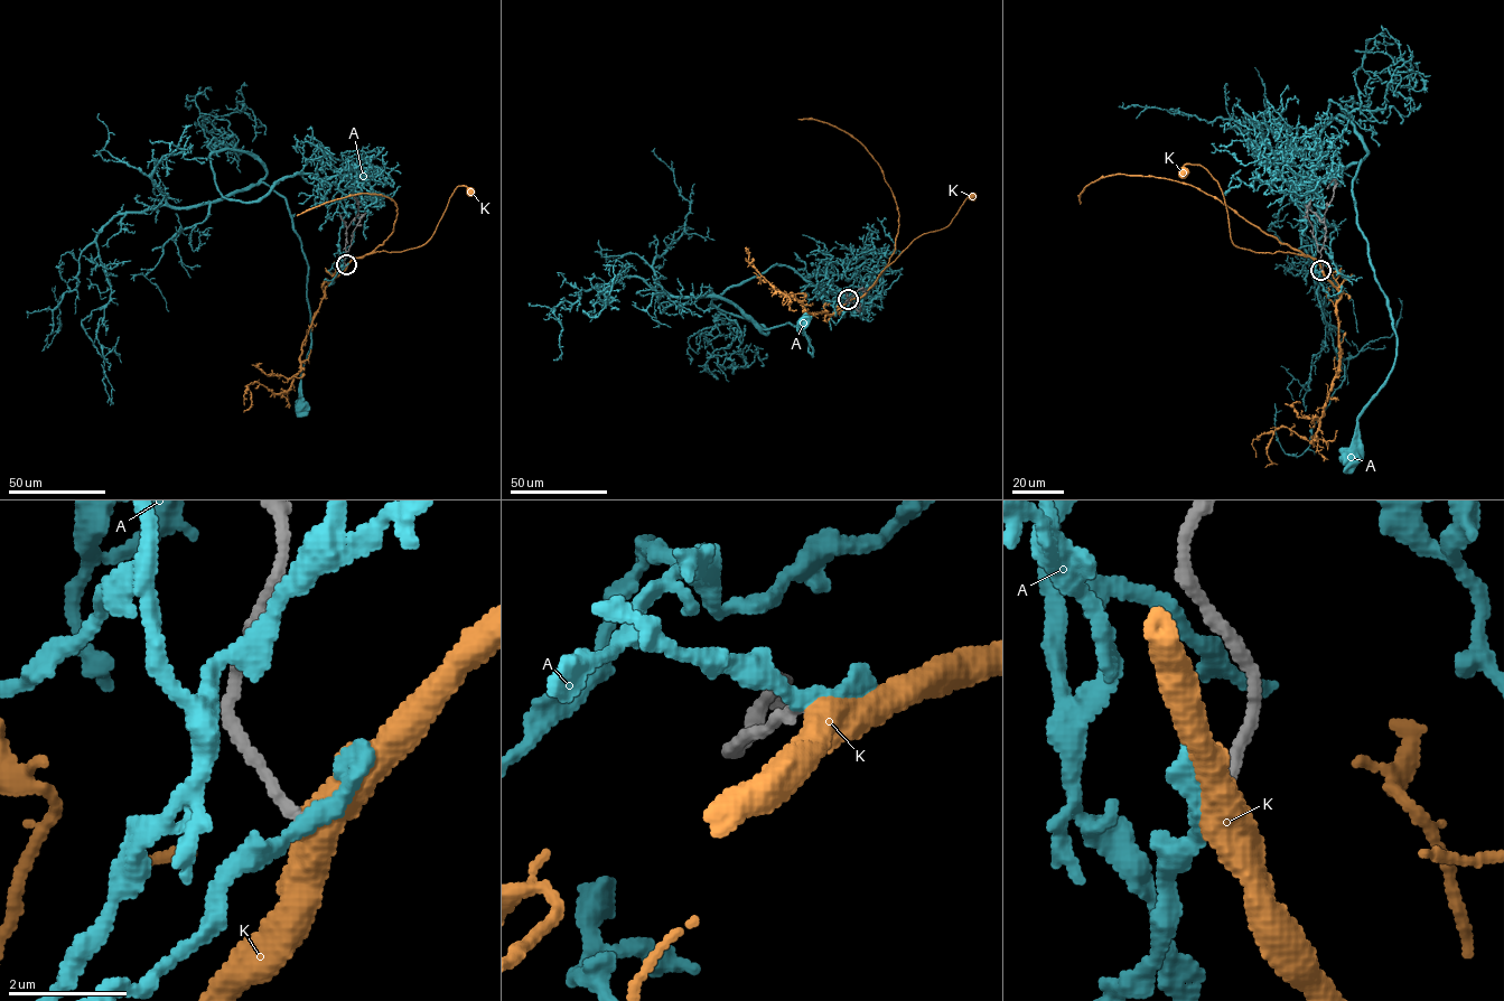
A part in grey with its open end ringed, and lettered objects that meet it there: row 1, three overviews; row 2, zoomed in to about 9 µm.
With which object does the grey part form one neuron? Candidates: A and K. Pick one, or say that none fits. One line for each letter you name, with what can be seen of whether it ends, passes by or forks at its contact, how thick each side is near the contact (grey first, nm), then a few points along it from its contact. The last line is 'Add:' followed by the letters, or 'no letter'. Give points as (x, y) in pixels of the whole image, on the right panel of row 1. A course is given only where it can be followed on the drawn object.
K: it passes by | 190/480 nm | via (1320, 270), (1319, 261), (1309, 256), (1255, 252), (1233, 243), (1218, 183), (1198, 165), (1186, 165), (1184, 171)
Add: K

